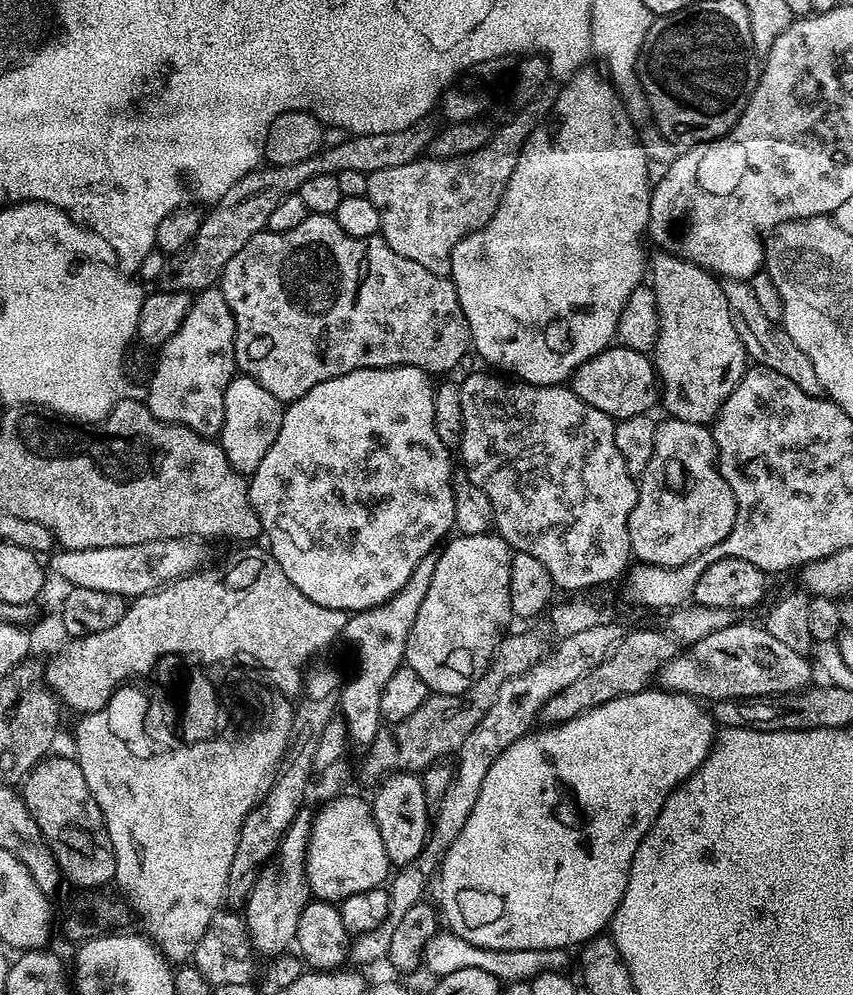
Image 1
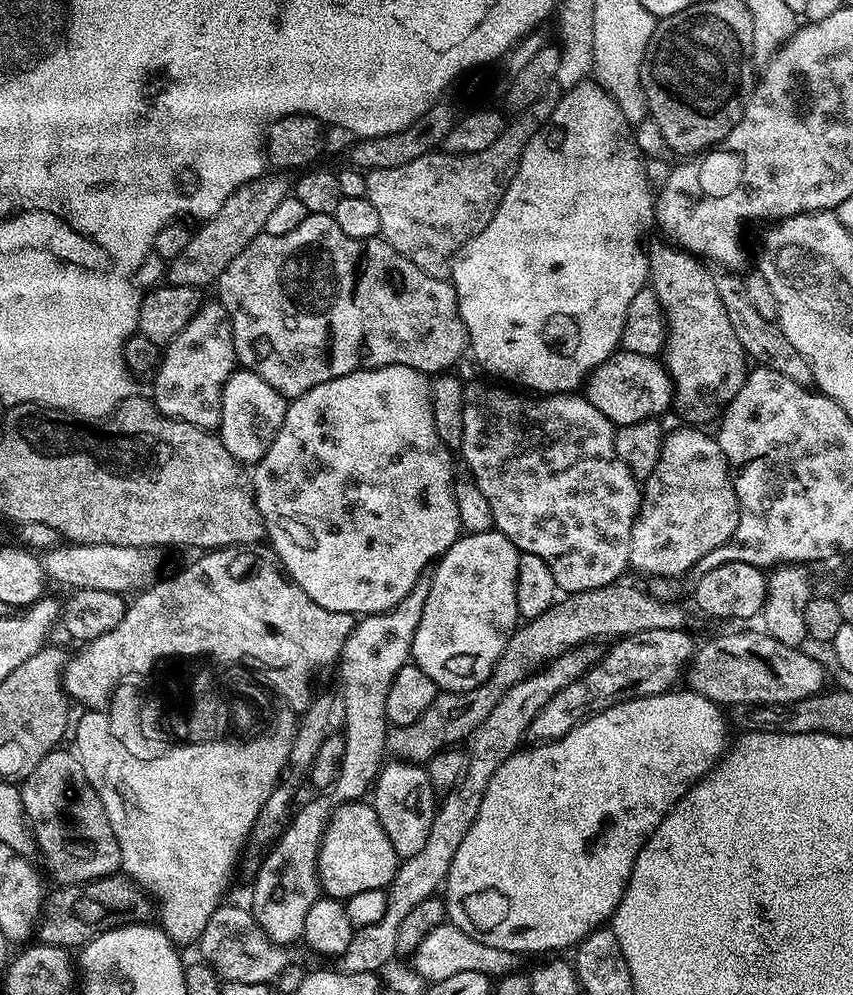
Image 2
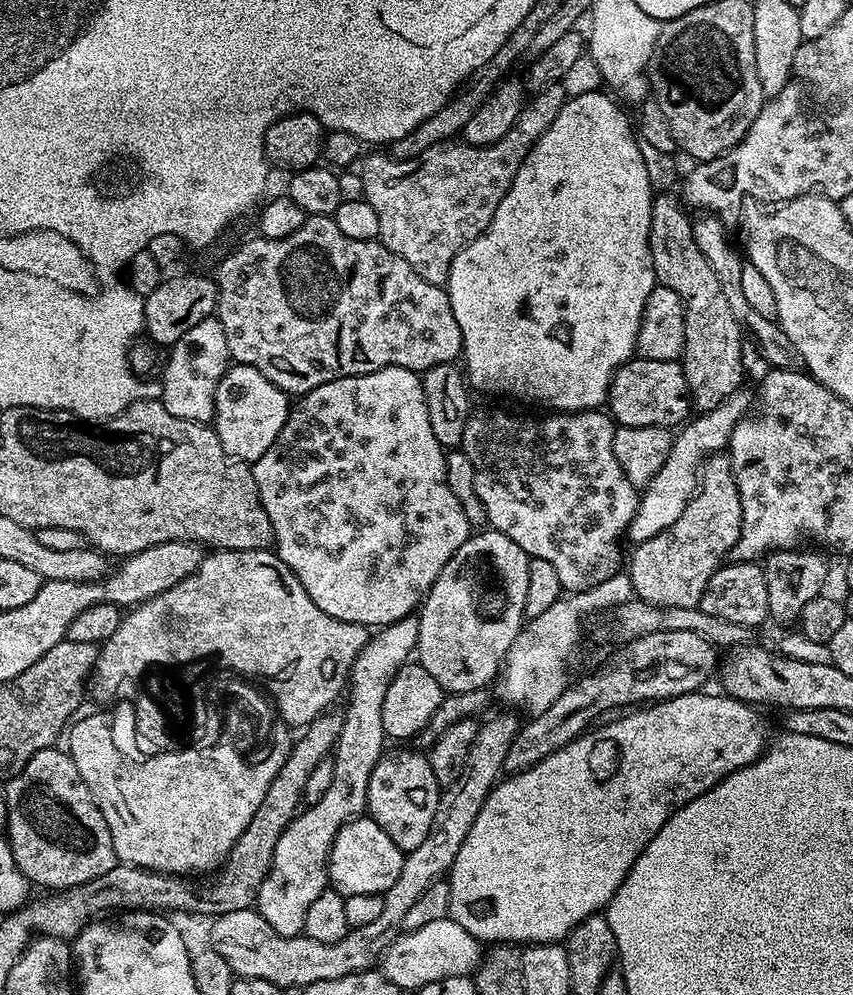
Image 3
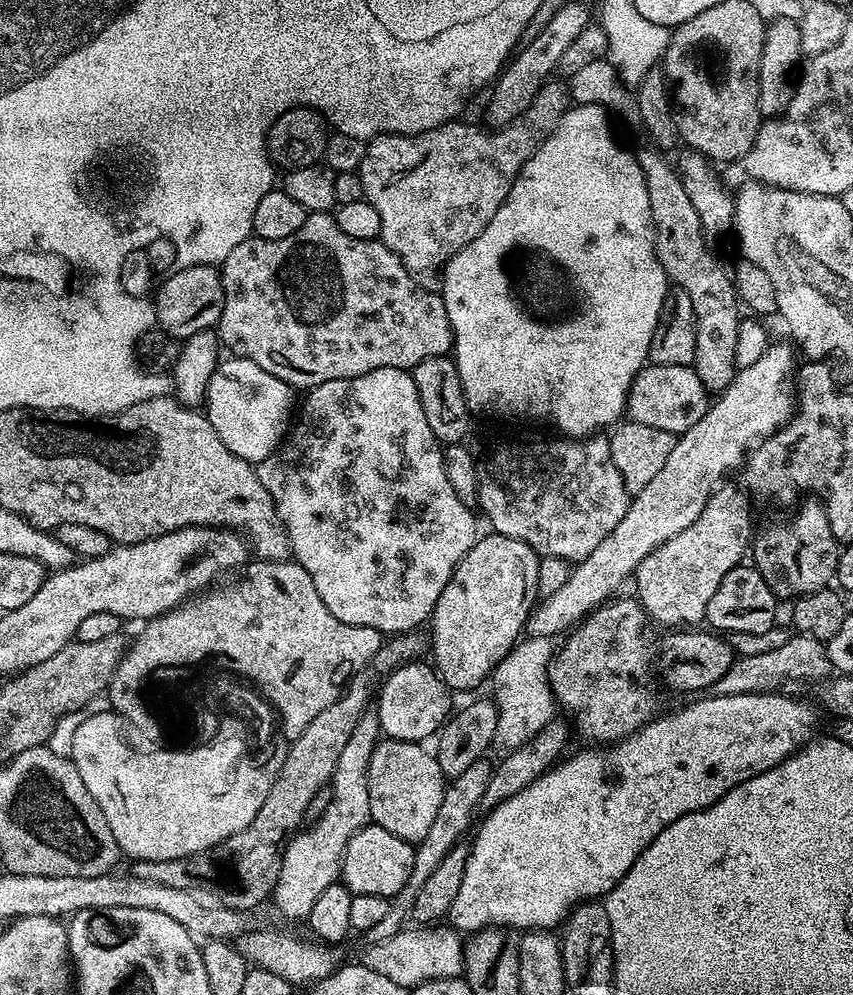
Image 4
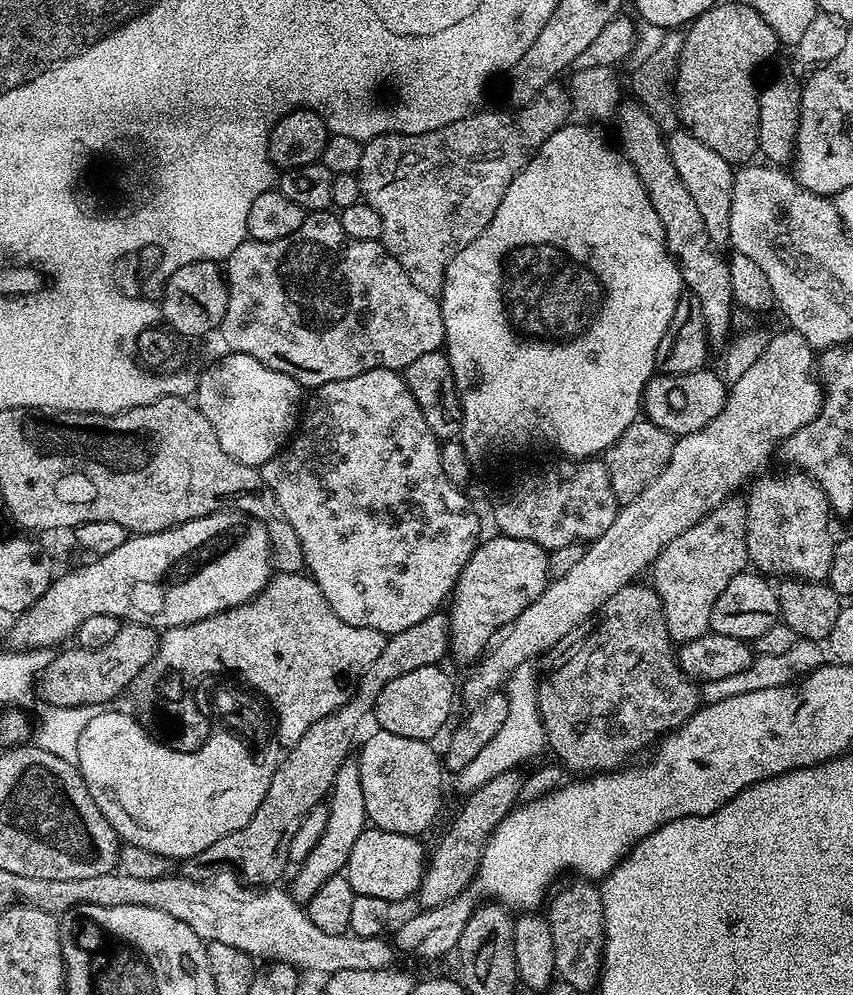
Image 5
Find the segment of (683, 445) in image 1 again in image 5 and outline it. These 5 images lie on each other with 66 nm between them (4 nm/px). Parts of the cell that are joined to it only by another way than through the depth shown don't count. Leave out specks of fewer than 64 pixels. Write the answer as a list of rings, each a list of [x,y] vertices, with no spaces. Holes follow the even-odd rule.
[[[733,494],[694,526],[690,526],[690,530],[678,534],[678,538],[667,544],[652,563],[650,587],[660,599],[666,618],[666,630],[673,645],[694,642],[696,638],[709,635],[710,610],[714,610],[718,594],[726,590],[730,578],[749,567],[747,521],[747,503],[739,495]]]

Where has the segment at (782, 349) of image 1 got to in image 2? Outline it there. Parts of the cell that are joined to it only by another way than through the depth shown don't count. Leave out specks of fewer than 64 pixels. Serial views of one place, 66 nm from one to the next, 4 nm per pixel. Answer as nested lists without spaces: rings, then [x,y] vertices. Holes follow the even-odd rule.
[[[716,276],[718,286],[718,298],[722,298],[722,306],[726,306],[726,314],[730,318],[730,326],[734,326],[734,334],[738,334],[738,342],[742,342],[745,353],[756,359],[757,365],[765,368],[778,370],[778,374],[786,374],[794,382],[808,386],[813,383],[810,362],[798,354],[797,348],[782,334],[779,323],[776,320],[762,318],[761,314],[754,308],[754,303],[747,296],[745,277],[740,276]]]

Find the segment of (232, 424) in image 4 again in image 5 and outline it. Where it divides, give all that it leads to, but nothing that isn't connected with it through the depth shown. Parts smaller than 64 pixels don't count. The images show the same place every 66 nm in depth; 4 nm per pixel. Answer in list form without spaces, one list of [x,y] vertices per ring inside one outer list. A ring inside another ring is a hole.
[[[233,352],[231,354],[224,354],[217,364],[212,364],[203,373],[199,373],[196,387],[194,389],[194,403],[199,408],[200,413],[206,418],[206,422],[210,422],[210,426],[214,430],[214,434],[218,438],[218,446],[222,446],[222,450],[226,450],[226,454],[230,458],[234,458],[238,462],[242,462],[246,466],[254,469],[259,469],[260,465],[264,464],[270,458],[274,458],[276,453],[288,443],[290,437],[293,435],[294,429],[298,424],[298,417],[302,412],[302,400],[300,404],[300,392],[302,393],[302,386],[294,378],[290,378],[290,374],[282,374],[278,370],[270,370],[270,366],[266,366],[262,362],[258,362],[258,358],[250,358],[241,352]]]

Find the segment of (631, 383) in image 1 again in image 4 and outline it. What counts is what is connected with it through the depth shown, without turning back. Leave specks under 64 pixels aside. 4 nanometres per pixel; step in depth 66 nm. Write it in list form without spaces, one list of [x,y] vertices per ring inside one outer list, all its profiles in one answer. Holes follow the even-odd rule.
[[[649,362],[632,380],[626,416],[634,422],[642,422],[642,426],[654,426],[658,430],[679,434],[690,430],[694,422],[704,417],[709,403],[710,393],[702,386],[702,378],[698,378],[695,367],[662,366]]]

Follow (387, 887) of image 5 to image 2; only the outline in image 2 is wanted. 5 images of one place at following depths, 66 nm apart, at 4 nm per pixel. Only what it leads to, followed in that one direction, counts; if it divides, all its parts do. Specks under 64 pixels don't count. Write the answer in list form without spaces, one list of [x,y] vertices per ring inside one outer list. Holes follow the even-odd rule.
[[[368,802],[348,803],[338,808],[322,837],[317,858],[323,895],[345,902],[354,894],[362,894],[362,890],[386,889],[398,865],[396,851]]]

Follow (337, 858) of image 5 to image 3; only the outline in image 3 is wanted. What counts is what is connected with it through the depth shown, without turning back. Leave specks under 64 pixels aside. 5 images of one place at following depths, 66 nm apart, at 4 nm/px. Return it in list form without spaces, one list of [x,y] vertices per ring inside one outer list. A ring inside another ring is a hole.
[[[400,644],[396,652],[392,648],[363,648],[355,660],[348,683],[348,706],[343,711],[342,734],[337,736],[332,759],[334,777],[332,786],[322,800],[297,813],[279,836],[270,862],[266,882],[258,892],[254,908],[278,932],[284,936],[298,936],[306,926],[306,910],[314,898],[329,887],[328,860],[338,830],[349,821],[361,817],[368,805],[370,774],[382,757],[387,736],[382,723],[382,701],[394,674],[411,657],[408,644]]]

